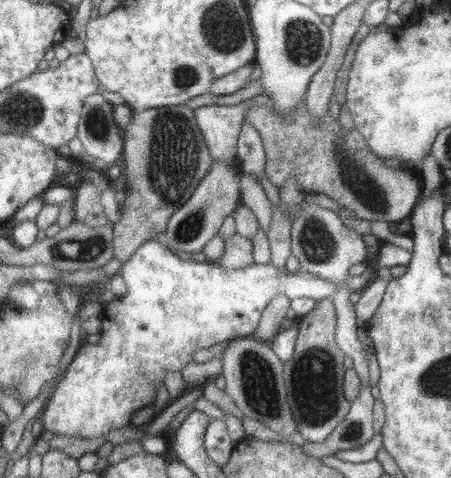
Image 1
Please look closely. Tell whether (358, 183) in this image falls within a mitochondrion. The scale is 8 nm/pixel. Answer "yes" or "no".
yes

